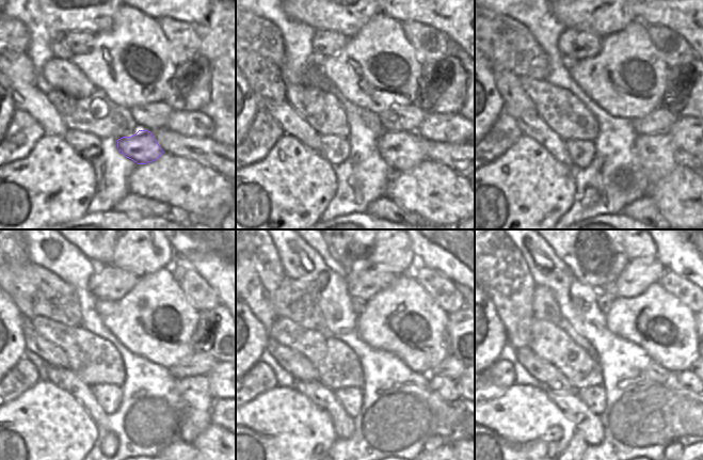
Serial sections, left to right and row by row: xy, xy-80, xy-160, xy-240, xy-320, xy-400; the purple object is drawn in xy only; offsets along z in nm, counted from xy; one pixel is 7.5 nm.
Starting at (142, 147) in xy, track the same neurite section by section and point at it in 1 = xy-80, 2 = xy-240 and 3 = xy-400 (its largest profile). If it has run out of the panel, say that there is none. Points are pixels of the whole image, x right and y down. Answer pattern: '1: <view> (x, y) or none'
1: xy-80 (401, 151)
2: xy-240 (194, 391)
3: xy-400 (687, 378)

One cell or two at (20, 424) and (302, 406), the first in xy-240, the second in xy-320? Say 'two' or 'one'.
one

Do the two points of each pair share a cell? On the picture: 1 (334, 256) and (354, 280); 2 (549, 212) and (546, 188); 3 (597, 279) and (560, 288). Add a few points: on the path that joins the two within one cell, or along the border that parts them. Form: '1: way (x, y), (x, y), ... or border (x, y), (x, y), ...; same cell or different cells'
1: border (371, 265), (365, 269), (353, 270), (346, 278); different cells
2: way (546, 206), (546, 194); same cell
3: border (564, 264), (581, 283), (587, 283), (600, 291); different cells

